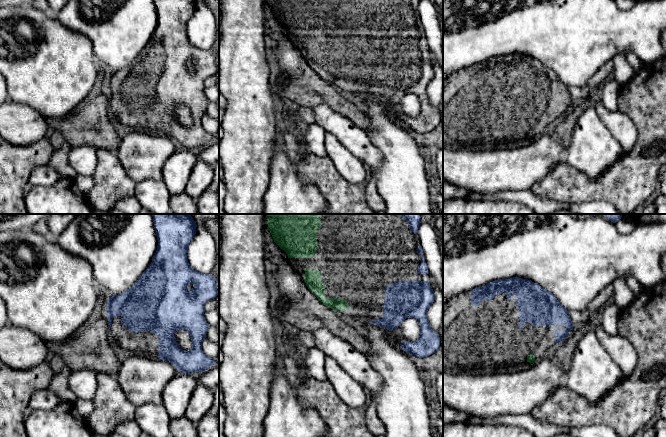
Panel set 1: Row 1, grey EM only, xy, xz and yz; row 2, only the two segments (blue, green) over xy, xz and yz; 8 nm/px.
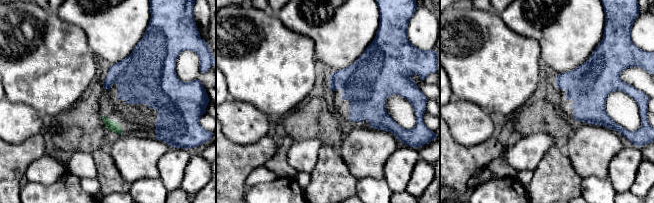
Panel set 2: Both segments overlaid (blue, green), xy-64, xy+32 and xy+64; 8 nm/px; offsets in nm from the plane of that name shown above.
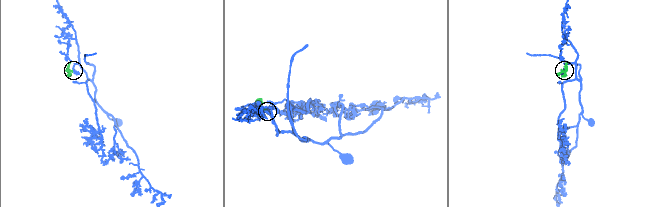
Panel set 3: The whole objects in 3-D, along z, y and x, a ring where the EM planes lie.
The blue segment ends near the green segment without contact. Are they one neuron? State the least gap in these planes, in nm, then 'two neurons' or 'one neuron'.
200 nm | one neuron

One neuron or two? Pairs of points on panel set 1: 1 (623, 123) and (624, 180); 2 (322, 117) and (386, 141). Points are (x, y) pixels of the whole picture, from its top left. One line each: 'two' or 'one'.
1: two
2: two

